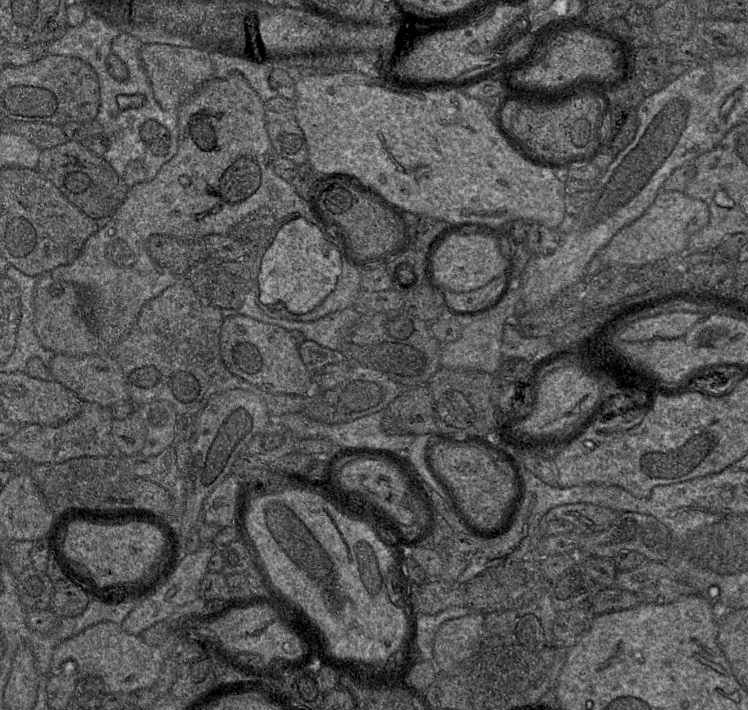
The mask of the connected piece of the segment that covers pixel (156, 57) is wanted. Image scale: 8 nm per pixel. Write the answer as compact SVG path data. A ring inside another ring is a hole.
M147 44L140 50L140 59L150 81L153 96L163 110L177 110L204 83L215 77L208 53L194 47Z

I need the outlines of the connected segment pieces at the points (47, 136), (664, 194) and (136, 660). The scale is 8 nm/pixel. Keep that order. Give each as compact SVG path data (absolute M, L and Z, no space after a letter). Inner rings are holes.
M6 122L5 129L23 136L40 150L51 148L68 141L62 128L49 123Z
M662 190L640 218L618 231L595 255L606 266L642 266L671 255L684 254L690 237L708 224L709 217L709 207L702 200L689 197L684 192Z
M102 621L56 646L52 655L50 675L61 674L63 663L74 661L78 666L80 678L97 676L102 679L110 693L131 694L138 689L155 687L164 658L158 646L149 645L140 635L126 632L121 624Z

